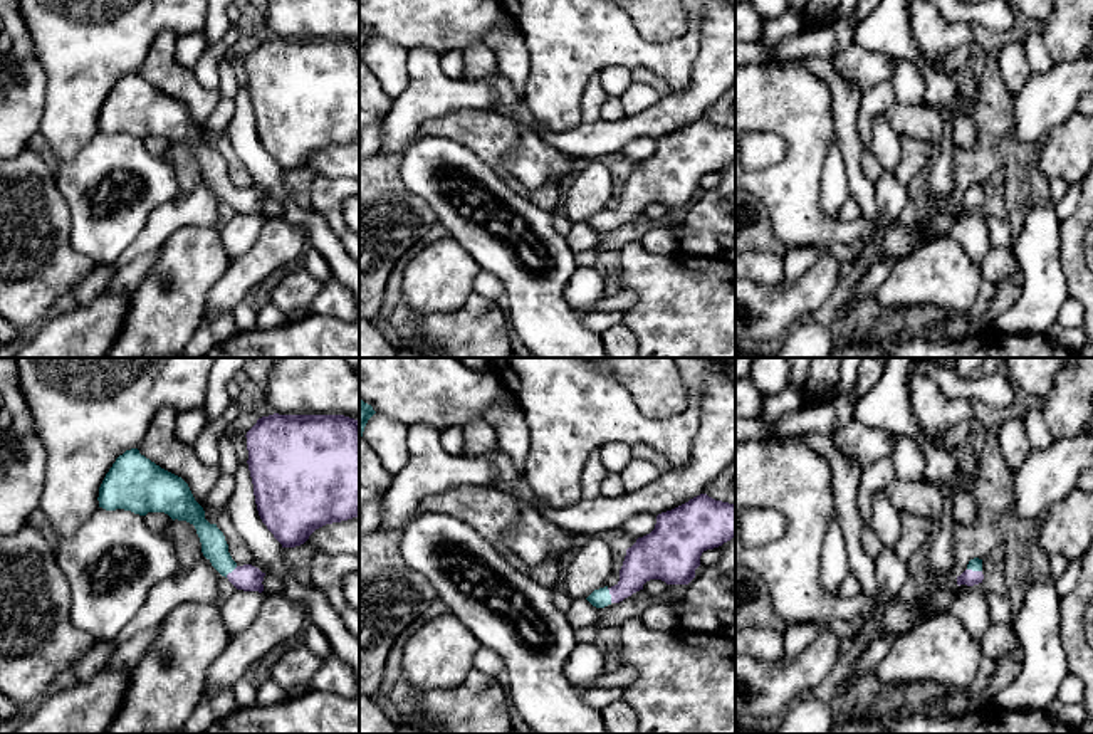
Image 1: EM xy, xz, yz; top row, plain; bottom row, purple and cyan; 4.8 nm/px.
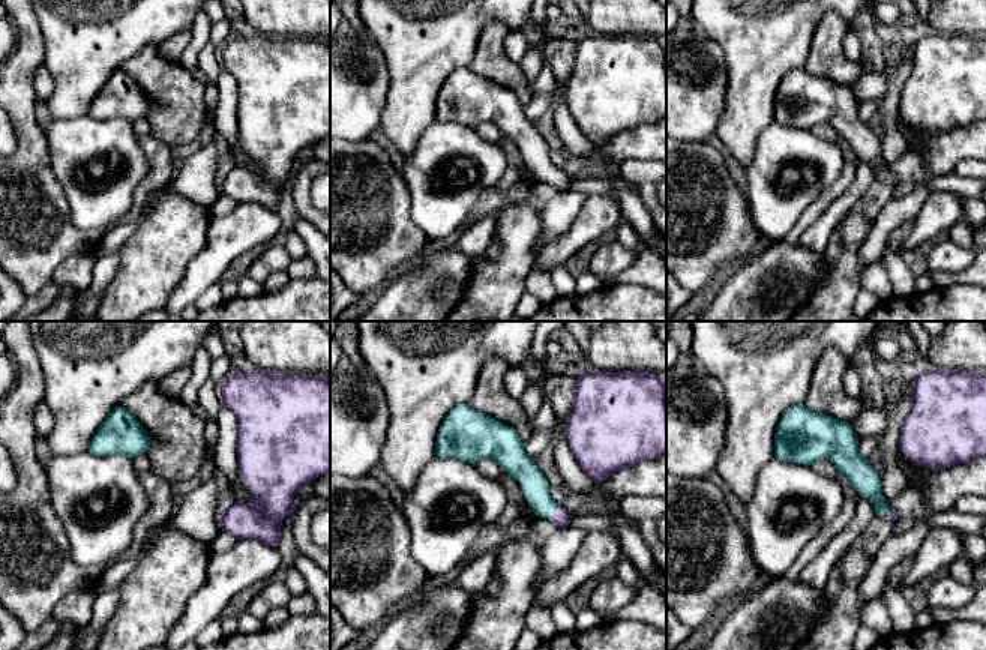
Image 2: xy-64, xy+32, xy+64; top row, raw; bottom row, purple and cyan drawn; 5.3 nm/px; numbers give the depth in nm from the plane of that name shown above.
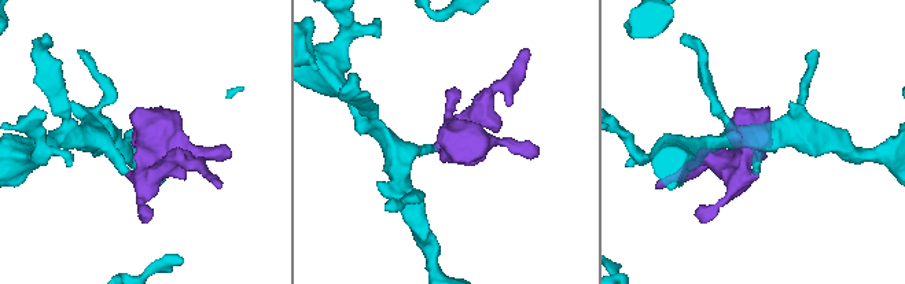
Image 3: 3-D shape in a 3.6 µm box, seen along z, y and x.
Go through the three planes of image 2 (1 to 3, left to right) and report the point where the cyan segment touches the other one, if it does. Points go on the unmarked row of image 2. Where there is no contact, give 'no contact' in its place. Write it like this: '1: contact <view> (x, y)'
1: no contact
2: contact xy+32 (556, 174)
3: no contact

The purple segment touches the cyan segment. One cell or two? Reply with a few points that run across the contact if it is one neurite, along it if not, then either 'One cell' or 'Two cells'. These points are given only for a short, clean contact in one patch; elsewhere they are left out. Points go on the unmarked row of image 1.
Line: xz (648, 182), (610, 217), (600, 222). One cell

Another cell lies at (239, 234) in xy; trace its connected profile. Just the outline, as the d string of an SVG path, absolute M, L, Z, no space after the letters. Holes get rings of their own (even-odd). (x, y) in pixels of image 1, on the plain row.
M237 213L220 230L227 259L235 259L252 249L267 217Z

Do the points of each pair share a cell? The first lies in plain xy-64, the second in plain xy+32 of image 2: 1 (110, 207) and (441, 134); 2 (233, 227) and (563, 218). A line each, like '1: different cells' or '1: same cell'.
1: same cell
2: different cells

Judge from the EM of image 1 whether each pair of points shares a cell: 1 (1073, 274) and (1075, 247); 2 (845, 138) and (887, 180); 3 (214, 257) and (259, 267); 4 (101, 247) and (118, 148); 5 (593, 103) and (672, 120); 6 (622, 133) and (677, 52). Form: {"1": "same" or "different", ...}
{"1": "same", "2": "different", "3": "different", "4": "same", "5": "different", "6": "different"}

